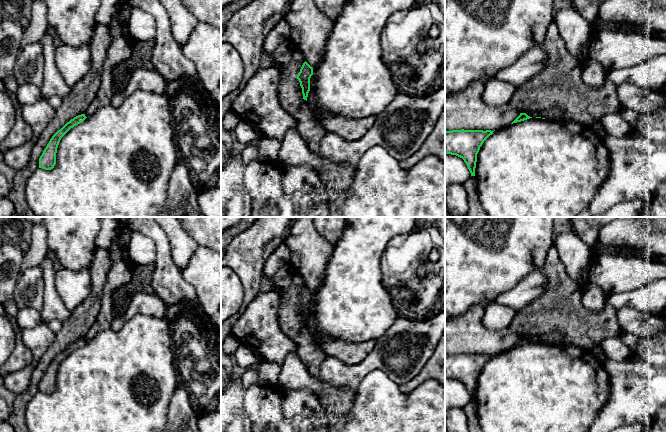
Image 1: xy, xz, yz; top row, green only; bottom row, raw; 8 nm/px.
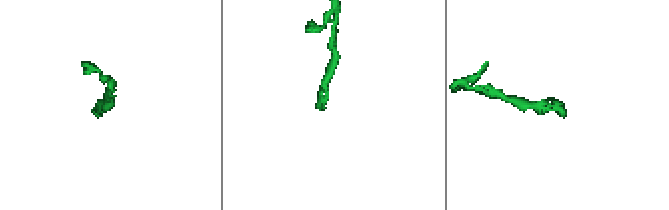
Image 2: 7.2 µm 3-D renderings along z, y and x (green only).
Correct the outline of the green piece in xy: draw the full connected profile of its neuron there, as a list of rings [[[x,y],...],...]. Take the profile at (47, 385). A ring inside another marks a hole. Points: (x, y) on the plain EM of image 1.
[[[85,338],[78,339],[67,346],[50,363],[42,379],[39,382],[39,392],[51,394],[56,388],[56,377],[61,362],[74,350],[82,347],[87,341]]]

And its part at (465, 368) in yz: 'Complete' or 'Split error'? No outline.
Complete

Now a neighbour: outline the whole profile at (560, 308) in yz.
[[[554,246],[549,249],[541,270],[547,278],[546,289],[541,296],[516,312],[509,326],[511,332],[519,337],[525,337],[531,333],[541,335],[559,331],[562,333],[561,343],[585,350],[600,346],[608,337],[619,337],[623,330],[618,323],[617,310],[606,302],[603,309],[597,313],[585,308],[582,303],[583,289],[569,277]]]

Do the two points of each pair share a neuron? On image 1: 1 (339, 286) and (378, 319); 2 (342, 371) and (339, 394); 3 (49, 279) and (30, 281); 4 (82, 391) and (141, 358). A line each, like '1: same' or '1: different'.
1: same
2: different
3: different
4: same

